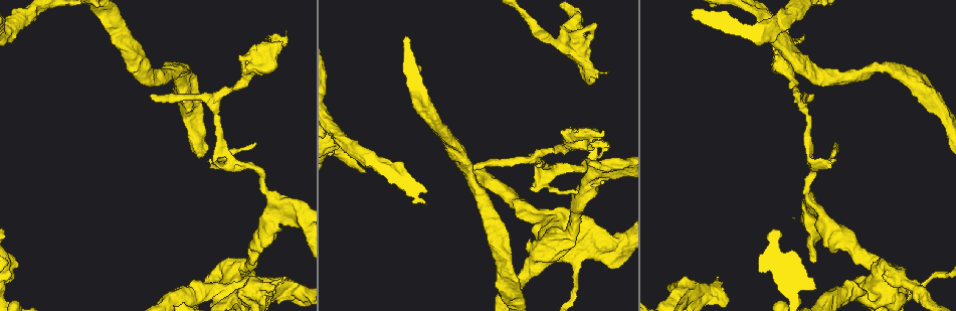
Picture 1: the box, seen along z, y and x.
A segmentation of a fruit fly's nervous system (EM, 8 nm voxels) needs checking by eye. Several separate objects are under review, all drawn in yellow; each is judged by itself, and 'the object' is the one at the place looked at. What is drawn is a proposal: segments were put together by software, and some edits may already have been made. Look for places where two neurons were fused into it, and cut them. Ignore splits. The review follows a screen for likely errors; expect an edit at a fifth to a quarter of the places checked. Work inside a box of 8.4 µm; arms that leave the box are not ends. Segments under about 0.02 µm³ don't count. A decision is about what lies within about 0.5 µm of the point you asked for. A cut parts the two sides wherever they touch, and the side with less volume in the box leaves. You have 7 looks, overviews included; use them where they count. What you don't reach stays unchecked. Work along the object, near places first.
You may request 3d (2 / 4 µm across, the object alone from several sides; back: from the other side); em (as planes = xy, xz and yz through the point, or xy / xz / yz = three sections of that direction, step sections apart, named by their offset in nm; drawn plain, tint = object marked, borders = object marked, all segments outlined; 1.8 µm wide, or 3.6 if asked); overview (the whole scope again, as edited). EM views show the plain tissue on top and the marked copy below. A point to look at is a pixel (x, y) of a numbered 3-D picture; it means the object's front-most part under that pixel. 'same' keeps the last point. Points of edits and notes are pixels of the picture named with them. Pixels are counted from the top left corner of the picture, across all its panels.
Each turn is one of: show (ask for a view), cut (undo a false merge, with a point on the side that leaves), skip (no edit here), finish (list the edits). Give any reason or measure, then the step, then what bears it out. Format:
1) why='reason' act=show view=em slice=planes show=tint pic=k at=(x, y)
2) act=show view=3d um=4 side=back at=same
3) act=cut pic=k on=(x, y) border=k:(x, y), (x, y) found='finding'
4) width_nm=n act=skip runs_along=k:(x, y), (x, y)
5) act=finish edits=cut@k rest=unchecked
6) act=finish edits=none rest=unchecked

why='sharp bend' act=show view=em um=3.6 slice=planes show=tint pic=1 at=(254, 68)

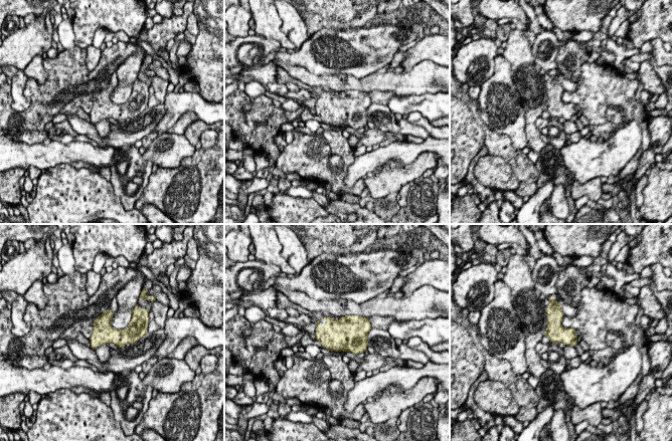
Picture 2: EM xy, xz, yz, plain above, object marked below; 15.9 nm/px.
act=skip found='one neuron here'

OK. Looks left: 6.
why='sudden change in width' act=show view=3d um=4 pic=1 at=(215, 276)

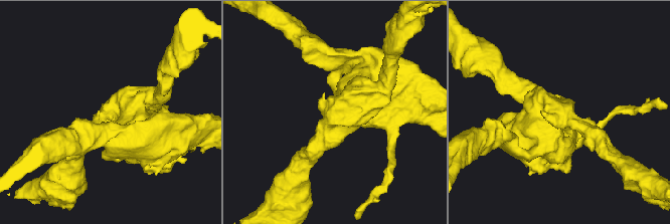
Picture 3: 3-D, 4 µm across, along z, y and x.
arm_widths_nm=280,750 why='need the tissue' act=show view=em um=3.6 slice=yz step=4 show=tint pic=3 at=(334, 114)

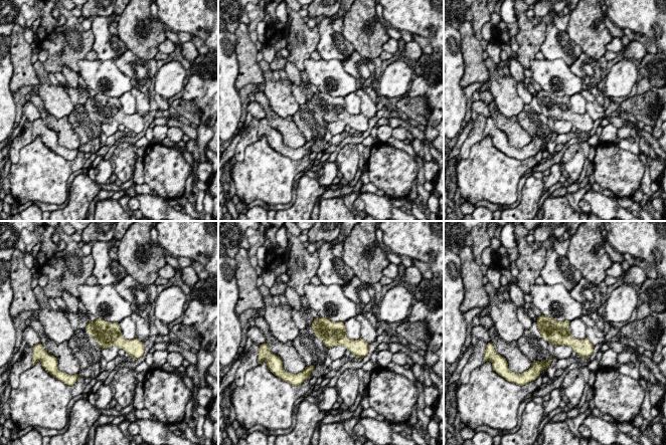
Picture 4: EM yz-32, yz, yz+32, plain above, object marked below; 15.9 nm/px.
why='another direction' act=show view=em um=3.6 slice=planes show=borders at=same

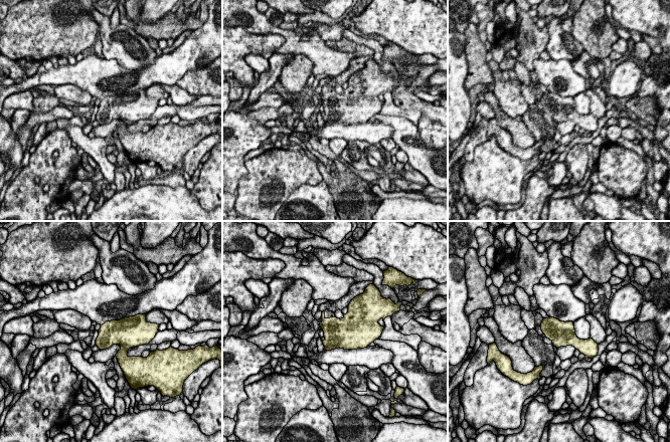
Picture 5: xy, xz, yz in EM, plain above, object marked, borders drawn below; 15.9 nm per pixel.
width_nm=380 act=cut pic=5 on=(351, 328) border=5:(362, 313), (362, 318), (367, 321) found='a second neuron is stuck on'

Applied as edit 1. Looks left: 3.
why='thick turns thin' act=show view=em slice=yz step=4 show=tint pic=1 at=(587, 70)

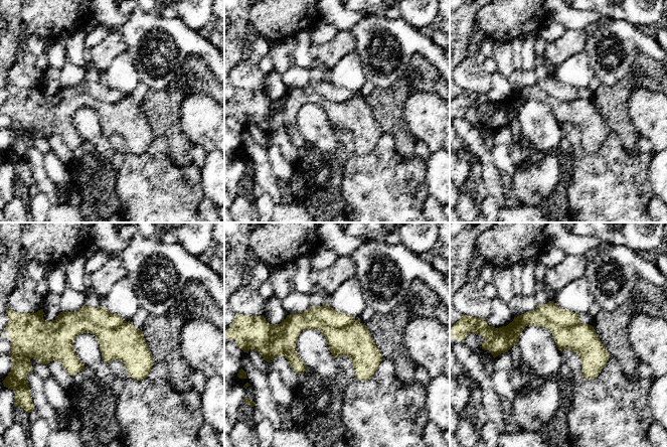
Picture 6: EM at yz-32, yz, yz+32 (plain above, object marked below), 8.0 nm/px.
act=show view=em slice=planes show=tint at=same

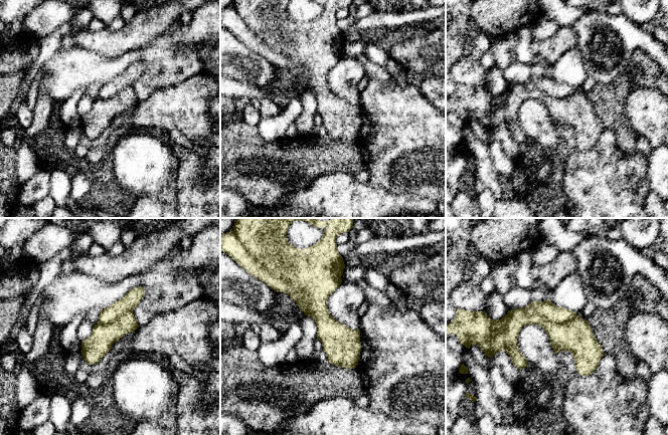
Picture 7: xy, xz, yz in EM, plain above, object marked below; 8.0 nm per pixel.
width_nm=260 act=cut pic=7 on=(575, 336) border=7:(528, 305), (554, 322), (579, 318) found='a second neuron is stuck on'

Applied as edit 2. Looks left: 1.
act=finish edits=cut@5,cut@7 rest=unchecked

